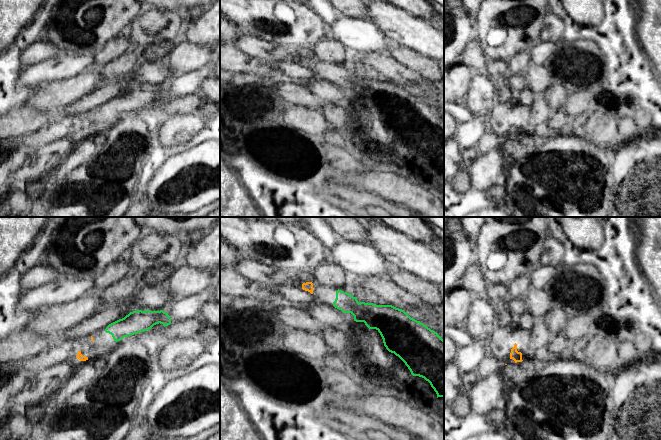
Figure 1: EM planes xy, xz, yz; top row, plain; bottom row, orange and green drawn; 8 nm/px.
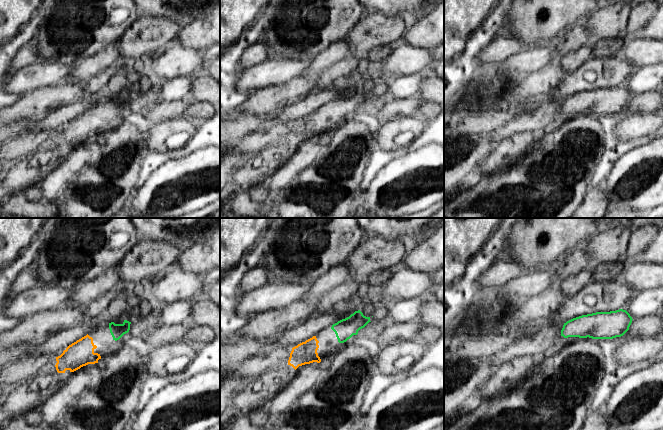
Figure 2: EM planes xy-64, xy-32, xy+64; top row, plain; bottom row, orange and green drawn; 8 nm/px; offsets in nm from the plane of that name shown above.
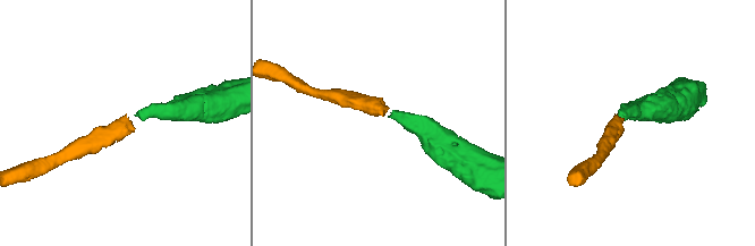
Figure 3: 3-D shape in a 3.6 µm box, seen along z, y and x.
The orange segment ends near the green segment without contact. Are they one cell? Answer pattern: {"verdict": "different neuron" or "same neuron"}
{"verdict": "same neuron"}

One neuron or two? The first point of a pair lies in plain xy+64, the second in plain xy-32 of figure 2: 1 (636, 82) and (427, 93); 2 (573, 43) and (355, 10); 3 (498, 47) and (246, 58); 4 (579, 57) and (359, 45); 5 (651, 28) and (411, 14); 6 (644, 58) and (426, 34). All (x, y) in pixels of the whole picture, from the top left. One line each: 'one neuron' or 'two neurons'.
1: two neurons
2: two neurons
3: one neuron
4: two neurons
5: two neurons
6: two neurons

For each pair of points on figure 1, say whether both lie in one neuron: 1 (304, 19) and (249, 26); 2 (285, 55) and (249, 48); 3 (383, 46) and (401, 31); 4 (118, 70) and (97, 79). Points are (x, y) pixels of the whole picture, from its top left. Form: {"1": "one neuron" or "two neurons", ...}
{"1": "one neuron", "2": "one neuron", "3": "two neurons", "4": "two neurons"}

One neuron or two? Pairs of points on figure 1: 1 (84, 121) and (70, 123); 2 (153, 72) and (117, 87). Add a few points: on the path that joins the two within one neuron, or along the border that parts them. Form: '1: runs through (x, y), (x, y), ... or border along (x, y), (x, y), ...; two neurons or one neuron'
1: runs through (81, 121), (73, 122); one neuron
2: runs through (144, 74), (126, 82); one neuron

